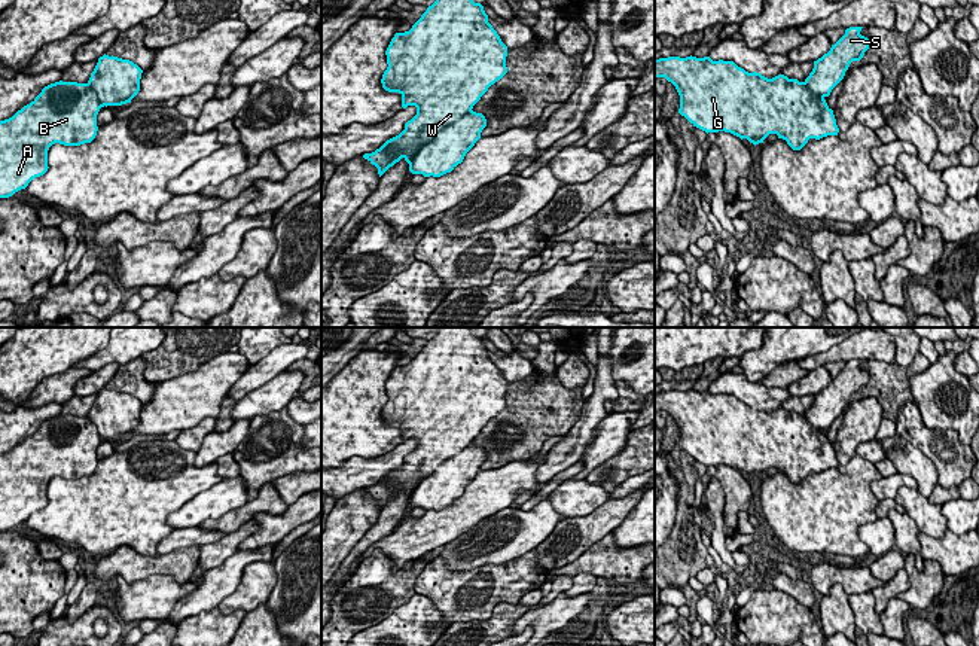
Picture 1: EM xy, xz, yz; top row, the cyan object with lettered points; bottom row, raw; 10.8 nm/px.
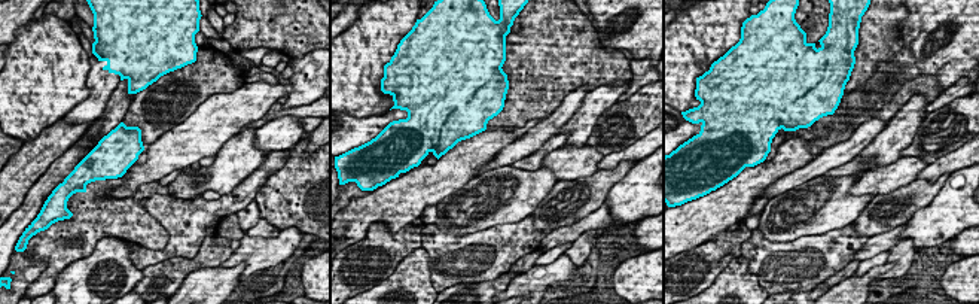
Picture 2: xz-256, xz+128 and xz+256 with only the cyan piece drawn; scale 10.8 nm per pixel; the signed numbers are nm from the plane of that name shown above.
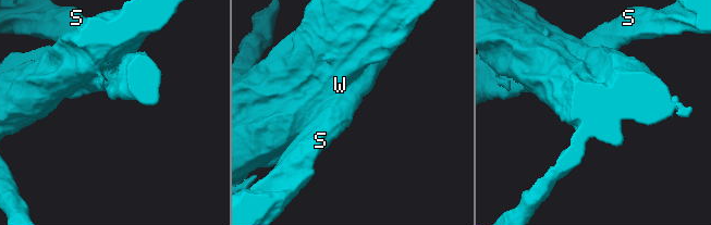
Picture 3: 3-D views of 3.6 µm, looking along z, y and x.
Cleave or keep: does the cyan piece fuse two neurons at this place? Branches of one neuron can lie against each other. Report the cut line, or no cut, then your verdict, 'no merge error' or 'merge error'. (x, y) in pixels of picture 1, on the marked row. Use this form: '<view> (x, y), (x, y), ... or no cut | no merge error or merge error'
xz (470, 109), (429, 140), (409, 164) | merge error

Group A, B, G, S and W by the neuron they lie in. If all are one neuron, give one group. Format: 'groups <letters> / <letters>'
groups A B G W / S

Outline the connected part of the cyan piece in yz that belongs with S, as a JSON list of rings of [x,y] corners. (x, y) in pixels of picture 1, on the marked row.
[[[847,28],[830,51],[814,61],[814,68],[803,82],[814,94],[823,98],[829,97],[832,89],[844,79],[850,64],[863,58],[869,49],[869,39],[860,34],[861,28]]]

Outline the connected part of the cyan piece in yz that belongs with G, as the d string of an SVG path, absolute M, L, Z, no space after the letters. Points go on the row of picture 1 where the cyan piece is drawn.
M668 57L655 60L655 79L665 77L680 95L678 113L693 127L708 132L731 132L747 138L754 146L769 134L800 150L809 138L820 140L838 135L839 128L833 110L826 100L814 94L803 82L778 74L772 79L760 73L748 73L734 61L713 61L710 57Z

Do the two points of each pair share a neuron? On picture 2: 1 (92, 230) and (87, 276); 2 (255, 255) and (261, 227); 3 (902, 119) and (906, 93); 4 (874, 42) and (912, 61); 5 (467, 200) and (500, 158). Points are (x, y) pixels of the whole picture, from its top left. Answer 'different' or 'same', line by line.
1: different
2: different
3: different
4: different
5: different

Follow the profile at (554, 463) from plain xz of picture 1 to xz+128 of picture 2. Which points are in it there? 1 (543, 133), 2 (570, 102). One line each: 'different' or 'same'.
1: same
2: same

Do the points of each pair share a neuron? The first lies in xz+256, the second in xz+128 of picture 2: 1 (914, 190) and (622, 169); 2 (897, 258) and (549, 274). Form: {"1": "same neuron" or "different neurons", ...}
{"1": "same neuron", "2": "different neurons"}

